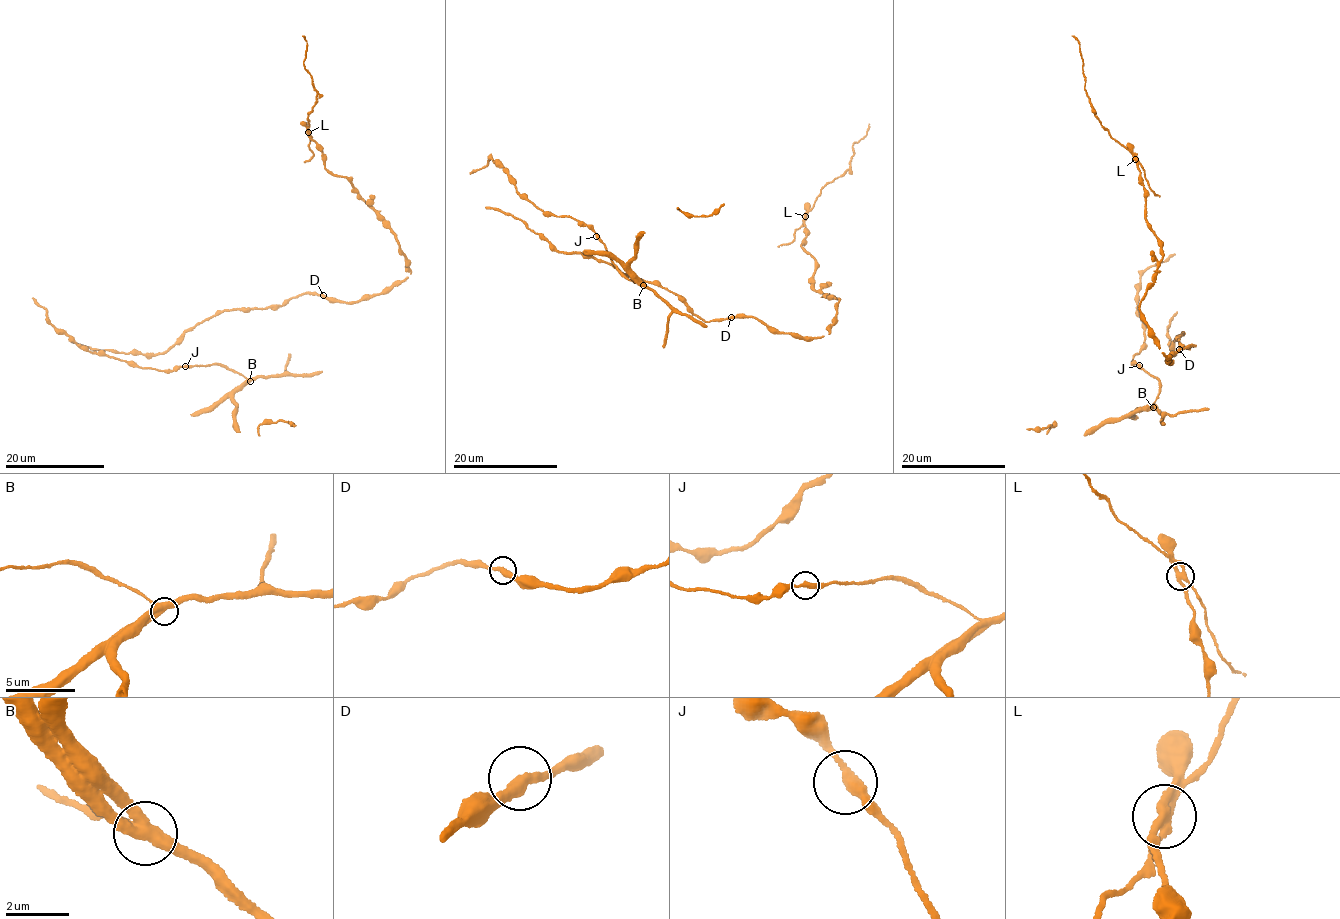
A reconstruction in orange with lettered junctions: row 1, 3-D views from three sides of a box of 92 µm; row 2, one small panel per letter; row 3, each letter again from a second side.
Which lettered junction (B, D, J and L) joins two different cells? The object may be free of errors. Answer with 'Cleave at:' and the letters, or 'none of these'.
Cleave at: L

